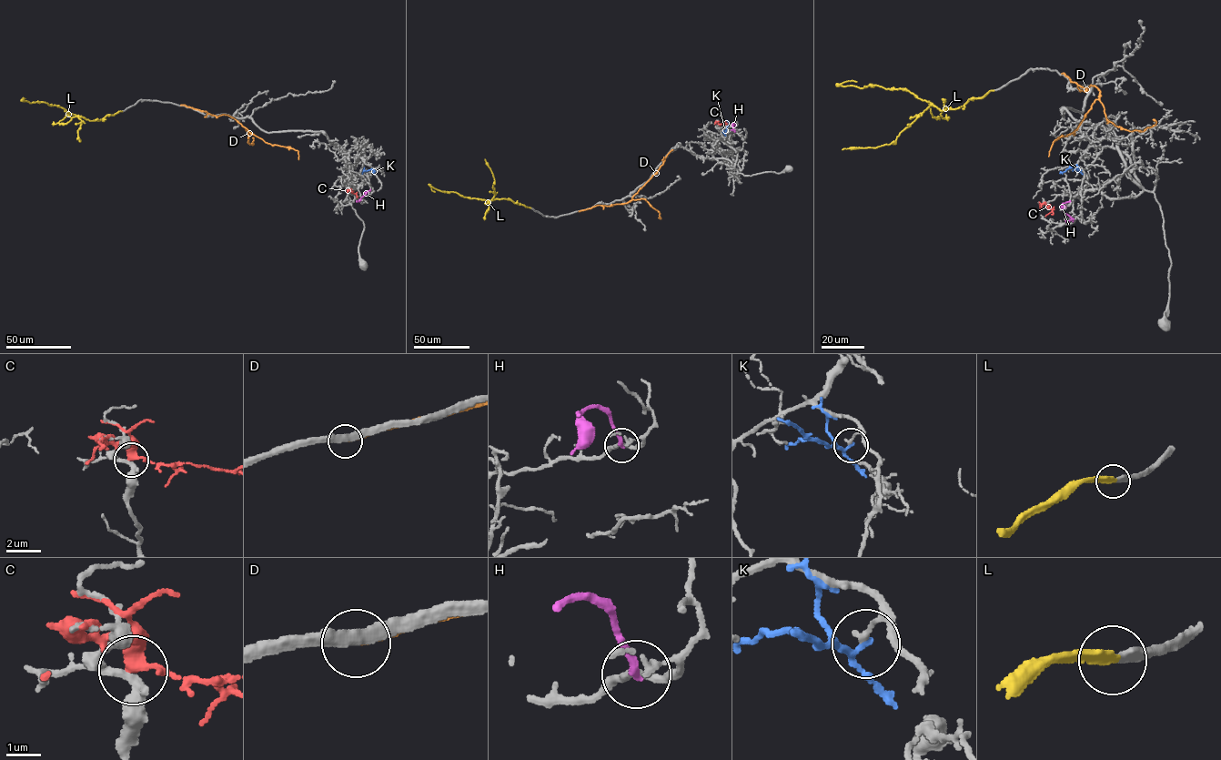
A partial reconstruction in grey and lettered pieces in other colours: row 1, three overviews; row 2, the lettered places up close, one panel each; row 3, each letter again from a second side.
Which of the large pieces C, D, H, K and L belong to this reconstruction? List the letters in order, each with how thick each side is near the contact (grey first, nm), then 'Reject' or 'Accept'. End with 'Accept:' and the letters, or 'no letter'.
C: Thickness 320 nm (grey) against 300 nm. Reject
D: Thickness 360 nm (grey) against 280 nm. Reject
H: Thickness 200 nm (grey) against 240 nm. Reject
K: Thickness 160 nm (grey) against 160 nm. Reject
L: Thickness 260 nm (grey) against 280 nm. Accept
Accept: L

